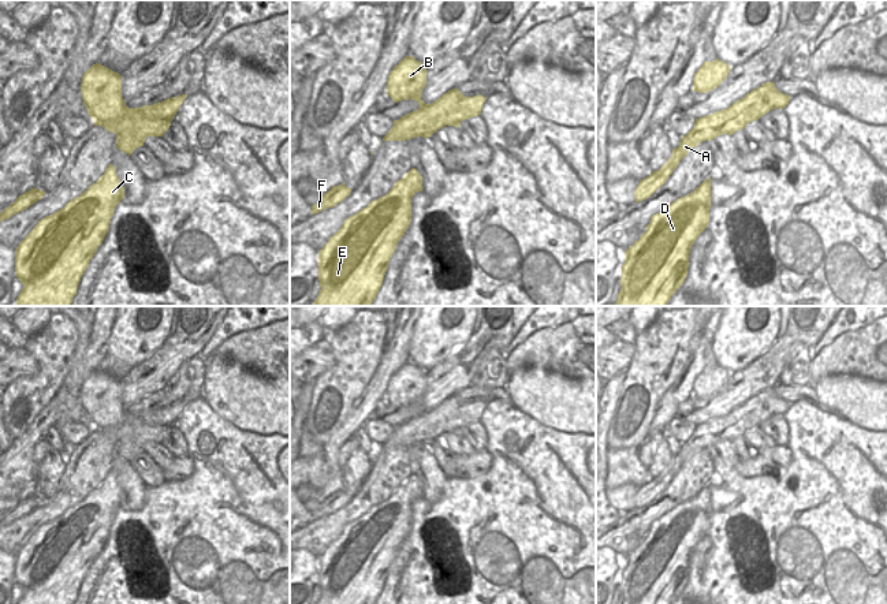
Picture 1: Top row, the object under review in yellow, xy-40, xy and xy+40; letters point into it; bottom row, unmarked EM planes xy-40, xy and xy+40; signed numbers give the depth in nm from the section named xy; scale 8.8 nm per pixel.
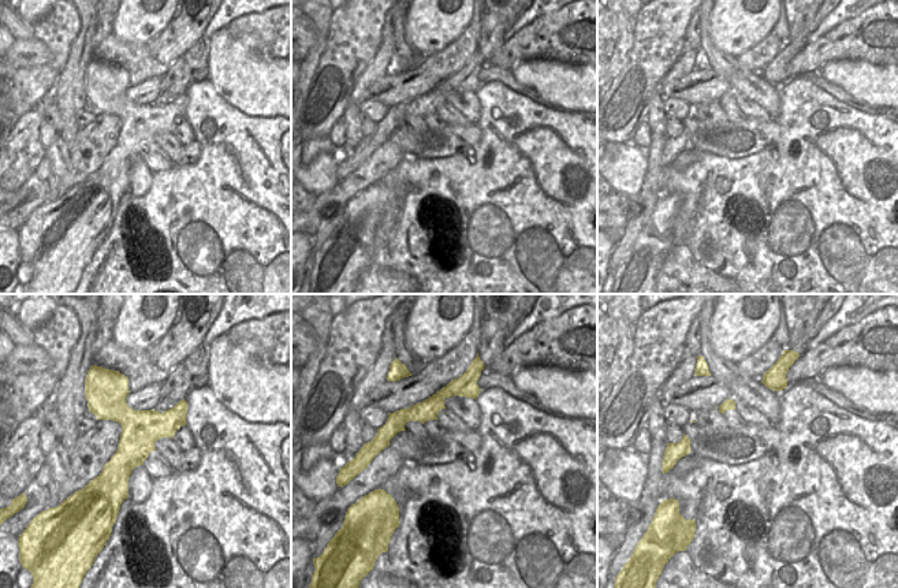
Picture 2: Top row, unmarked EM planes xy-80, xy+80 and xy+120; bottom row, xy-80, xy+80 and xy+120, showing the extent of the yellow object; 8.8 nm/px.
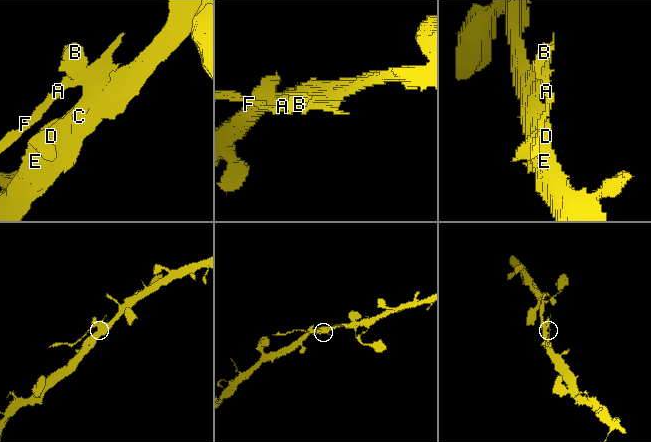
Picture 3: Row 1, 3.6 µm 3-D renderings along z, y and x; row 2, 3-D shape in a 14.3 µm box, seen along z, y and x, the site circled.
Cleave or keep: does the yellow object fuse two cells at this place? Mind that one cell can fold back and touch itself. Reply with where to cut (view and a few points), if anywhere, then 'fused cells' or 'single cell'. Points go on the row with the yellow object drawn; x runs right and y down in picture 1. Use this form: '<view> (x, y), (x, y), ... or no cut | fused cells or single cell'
xy+40 (783, 94), (751, 104), (711, 137) | fused cells

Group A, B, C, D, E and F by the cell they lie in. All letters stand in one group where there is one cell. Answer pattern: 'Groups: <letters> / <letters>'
Groups: A F / B C D E.

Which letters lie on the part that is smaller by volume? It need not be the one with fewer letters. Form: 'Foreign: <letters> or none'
Foreign: A, F

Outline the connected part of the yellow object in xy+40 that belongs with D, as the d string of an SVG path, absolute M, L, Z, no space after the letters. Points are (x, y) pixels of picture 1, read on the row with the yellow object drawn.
M711 178L704 180L693 193L678 198L651 217L645 232L625 251L622 277L619 280L622 288L615 306L667 306L672 294L683 284L687 276L690 249L709 223L709 208Z

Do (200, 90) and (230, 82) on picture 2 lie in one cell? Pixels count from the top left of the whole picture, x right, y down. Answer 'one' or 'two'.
two

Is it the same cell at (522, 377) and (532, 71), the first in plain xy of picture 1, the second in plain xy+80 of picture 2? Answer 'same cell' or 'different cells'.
same cell

